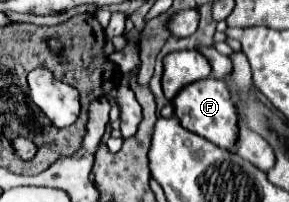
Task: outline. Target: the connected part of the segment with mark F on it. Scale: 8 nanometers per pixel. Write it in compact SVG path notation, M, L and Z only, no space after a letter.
M208 76L204 80L192 82L176 94L172 104L174 104L174 114L178 116L180 124L186 130L210 140L220 148L232 150L232 142L236 142L236 106L232 102L232 96L224 80L216 80Z

